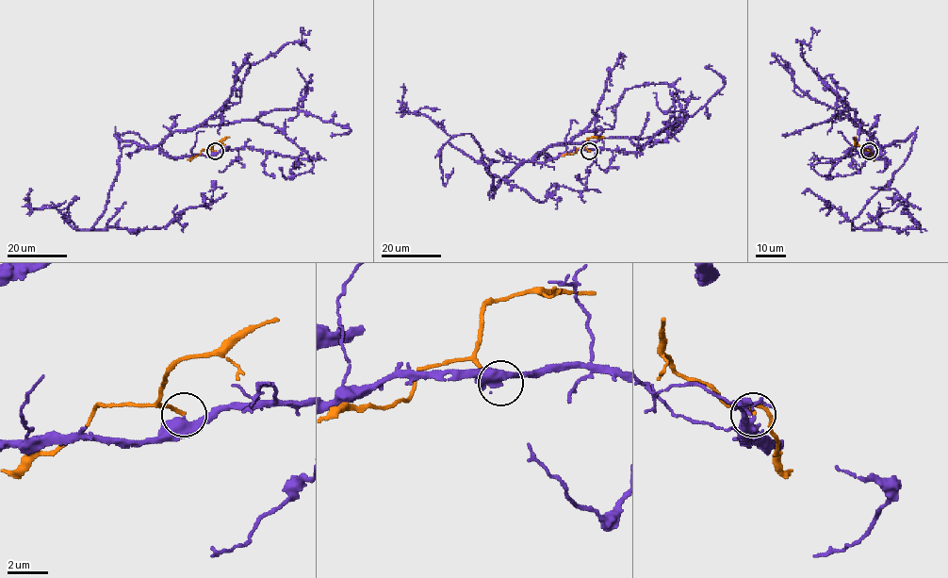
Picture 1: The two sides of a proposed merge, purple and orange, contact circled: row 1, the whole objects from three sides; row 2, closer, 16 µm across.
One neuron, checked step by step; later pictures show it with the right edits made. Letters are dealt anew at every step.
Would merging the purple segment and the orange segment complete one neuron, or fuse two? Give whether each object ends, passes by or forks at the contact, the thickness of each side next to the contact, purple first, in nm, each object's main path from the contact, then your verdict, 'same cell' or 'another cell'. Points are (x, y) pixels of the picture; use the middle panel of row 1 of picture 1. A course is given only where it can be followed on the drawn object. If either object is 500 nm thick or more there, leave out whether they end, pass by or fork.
purple passes by | orange ends | 420/180 nm | purple via (590, 150), (520, 162), (493, 197), (478, 143), (448, 141), (541, 202), (556, 186), (582, 190), (594, 153) | orange via (590, 150), (579, 148), (575, 153), (562, 156) | another cell

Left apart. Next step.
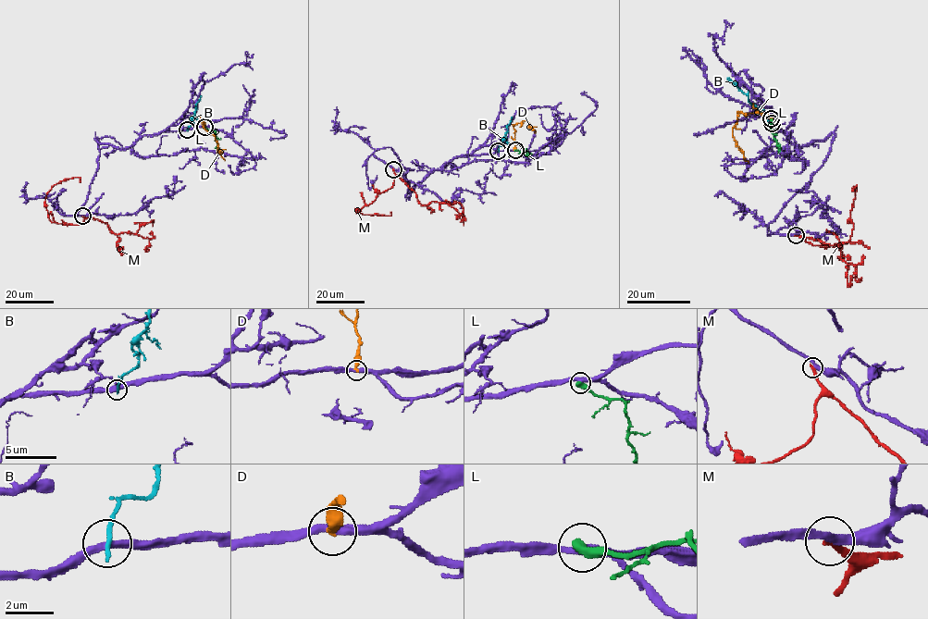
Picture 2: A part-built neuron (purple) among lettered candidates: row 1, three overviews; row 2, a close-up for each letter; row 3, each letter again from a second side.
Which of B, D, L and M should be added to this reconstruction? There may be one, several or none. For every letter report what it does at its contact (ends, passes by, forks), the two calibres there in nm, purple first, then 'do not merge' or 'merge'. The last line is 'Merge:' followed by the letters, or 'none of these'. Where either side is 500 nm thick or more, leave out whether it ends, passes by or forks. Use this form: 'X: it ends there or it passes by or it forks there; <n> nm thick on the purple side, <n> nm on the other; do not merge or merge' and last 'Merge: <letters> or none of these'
B: it ends there; 340 nm thick on the purple side, 220 nm on the other; do not merge
D: it ends there; 320 nm thick on the purple side, 280 nm on the other; do not merge
L: it ends there; 320 nm thick on the purple side, 480 nm on the other; do not merge
M: it ends there; 280 nm thick on the purple side, 240 nm on the other; do not merge
Merge: none of these

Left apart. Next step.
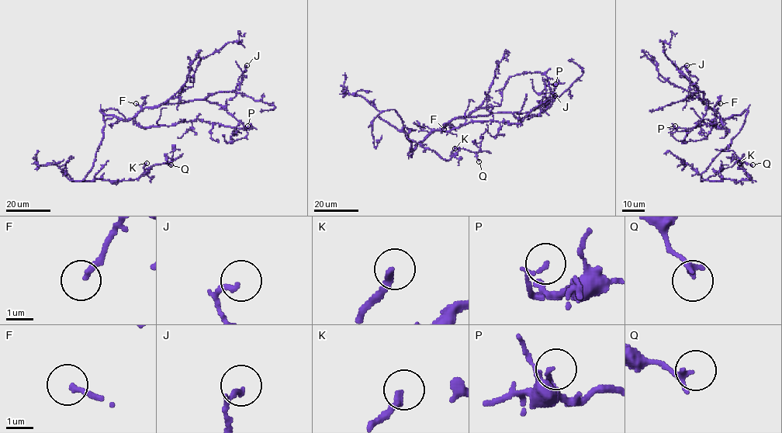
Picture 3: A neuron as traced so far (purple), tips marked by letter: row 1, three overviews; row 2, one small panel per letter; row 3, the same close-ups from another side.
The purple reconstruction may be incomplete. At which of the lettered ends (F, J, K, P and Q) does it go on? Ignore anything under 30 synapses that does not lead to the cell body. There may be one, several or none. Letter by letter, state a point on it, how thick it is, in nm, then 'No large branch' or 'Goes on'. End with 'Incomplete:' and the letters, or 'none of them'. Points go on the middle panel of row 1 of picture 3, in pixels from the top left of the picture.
F: Place: (444, 129). Thickness 180 nm. No large branch
J: Place: (555, 95). Thickness 150 nm. No large branch
K: Place: (455, 148). Thickness 240 nm. Goes on
P: Place: (555, 84). Thickness 110 nm. No large branch
Q: Place: (479, 161). Thickness 240 nm. No large branch
Incomplete: K

